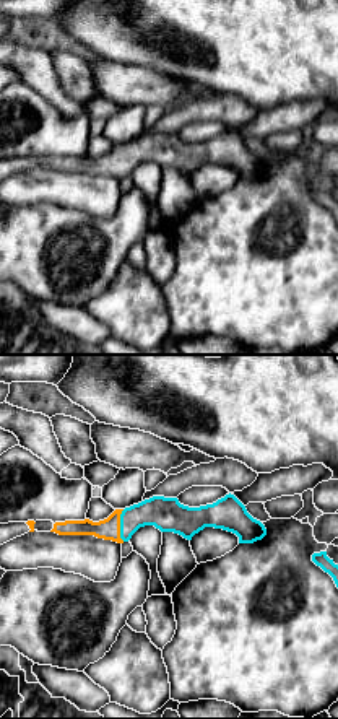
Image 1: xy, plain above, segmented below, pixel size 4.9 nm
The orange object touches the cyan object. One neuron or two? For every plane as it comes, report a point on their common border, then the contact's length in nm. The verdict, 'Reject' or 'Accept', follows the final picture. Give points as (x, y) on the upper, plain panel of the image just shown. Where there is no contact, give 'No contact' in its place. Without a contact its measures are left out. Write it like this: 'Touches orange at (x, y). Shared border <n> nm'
Touches orange at (119, 161). Shared border 160 nm

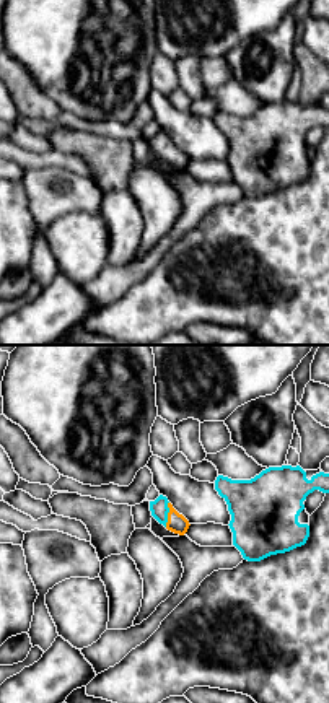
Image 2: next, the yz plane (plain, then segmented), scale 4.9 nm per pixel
Touches orange at (168, 150). Shared border 130 nm

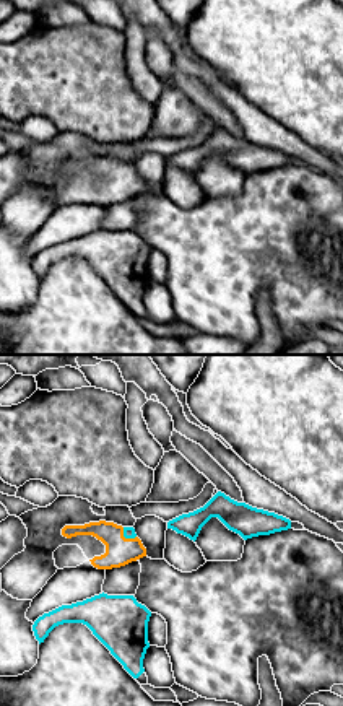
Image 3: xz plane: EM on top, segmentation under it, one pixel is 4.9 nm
Touches orange at (124, 173). Shared border 90 nm

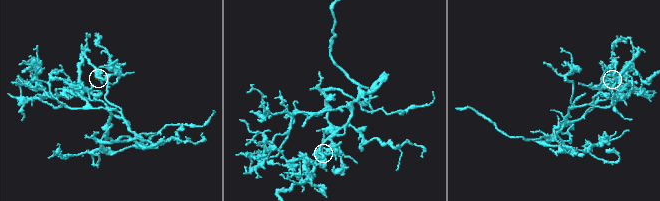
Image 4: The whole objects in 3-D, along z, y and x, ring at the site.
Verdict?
Accept

